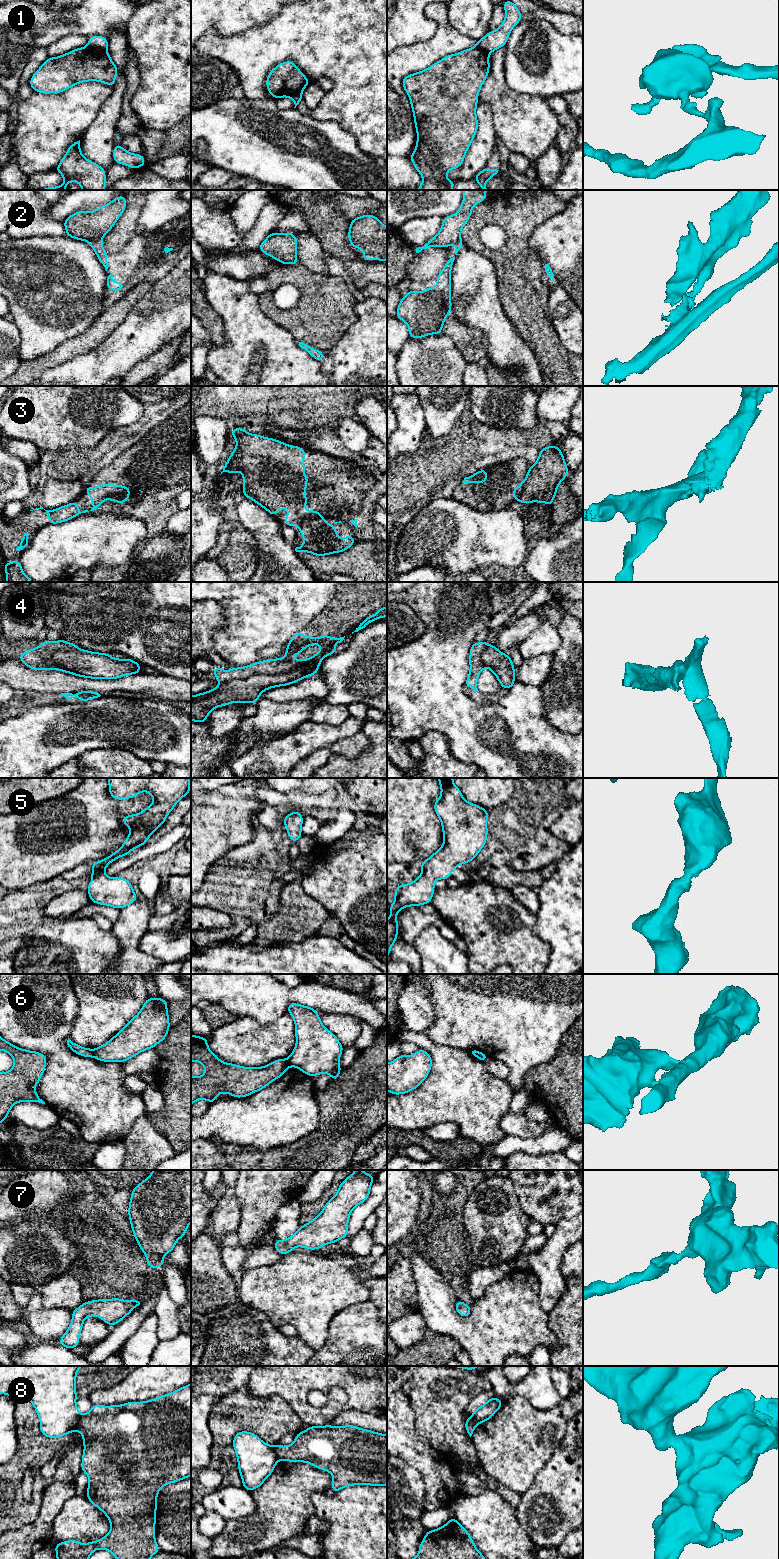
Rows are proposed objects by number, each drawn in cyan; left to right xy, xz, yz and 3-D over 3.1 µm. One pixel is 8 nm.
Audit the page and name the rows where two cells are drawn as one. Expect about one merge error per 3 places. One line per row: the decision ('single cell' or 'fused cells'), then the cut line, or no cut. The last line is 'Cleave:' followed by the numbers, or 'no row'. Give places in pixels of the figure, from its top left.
1: fused cells; cut in xy along (88, 45), (105, 50)
2: fused cells; cut in xy along (100, 239), (93, 240), (90, 243)
3: fused cells; cut in xy along (129, 490), (108, 498)
4: single cell; no cut
5: single cell; no cut
6: fused cells; cut in xy along (92, 1050), (94, 1056)
7: single cell; no cut
8: fused cells; cut in xy along (81, 1416), (75, 1428)
Cleave: 1, 2, 3, 6, 8

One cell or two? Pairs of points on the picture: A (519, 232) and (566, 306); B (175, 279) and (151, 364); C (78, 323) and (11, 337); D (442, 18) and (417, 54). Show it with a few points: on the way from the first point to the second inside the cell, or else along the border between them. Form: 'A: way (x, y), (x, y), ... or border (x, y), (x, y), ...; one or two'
A: border (548, 291), (547, 313), (549, 315); two
B: border (174, 339), (162, 345), (134, 365); two
C: border (12, 321), (19, 332), (20, 358); two
D: way (442, 28), (442, 35), (427, 50); one

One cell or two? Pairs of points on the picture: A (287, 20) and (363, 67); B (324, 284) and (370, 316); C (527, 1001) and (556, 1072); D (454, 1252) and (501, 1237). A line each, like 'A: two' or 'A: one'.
A: one
B: two
C: two
D: one

